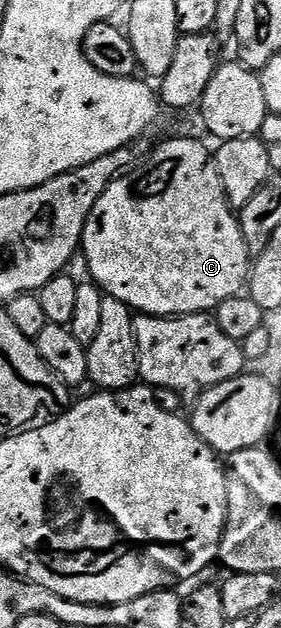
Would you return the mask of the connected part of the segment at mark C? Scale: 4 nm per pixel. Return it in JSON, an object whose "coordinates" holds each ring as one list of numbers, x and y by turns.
{"coordinates":[[175,137,172,141,163,141,155,150,150,150,149,156,130,173,123,174,109,187,105,187,104,193,93,203,93,211,89,211,89,219,85,223,85,231,81,242,81,257,87,260,87,269,90,280,94,281,104,294,109,297,121,299,133,311,152,317,187,317,190,313,210,314,225,299,240,296,244,292,249,281,249,274,253,264,253,258,247,252,245,241,241,235,239,218,236,210,227,202,225,191,221,187,221,179,215,170,215,162,212,154,199,141,191,137]]}

